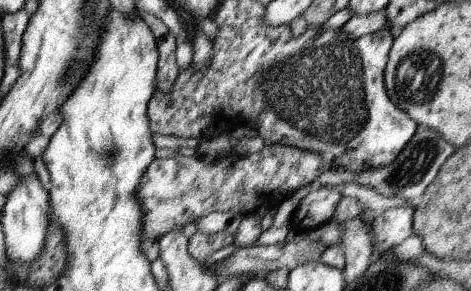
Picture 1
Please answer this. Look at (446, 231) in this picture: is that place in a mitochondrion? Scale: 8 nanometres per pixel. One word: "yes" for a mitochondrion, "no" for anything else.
no

